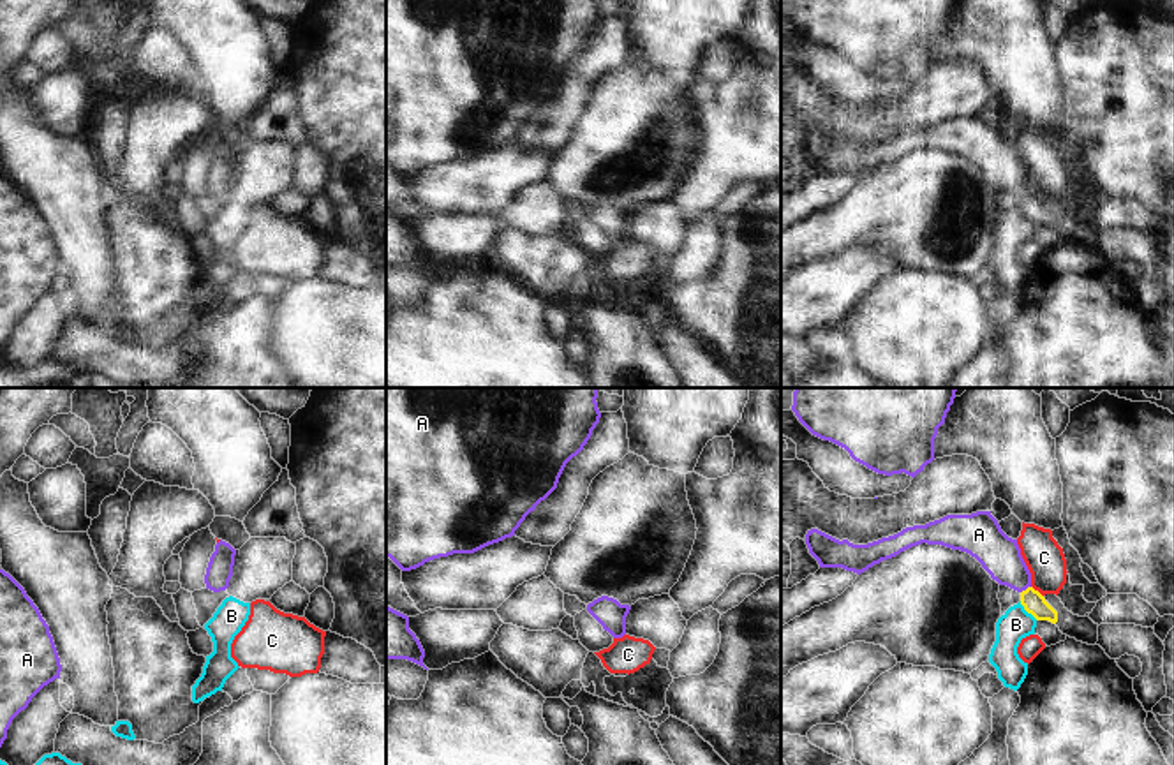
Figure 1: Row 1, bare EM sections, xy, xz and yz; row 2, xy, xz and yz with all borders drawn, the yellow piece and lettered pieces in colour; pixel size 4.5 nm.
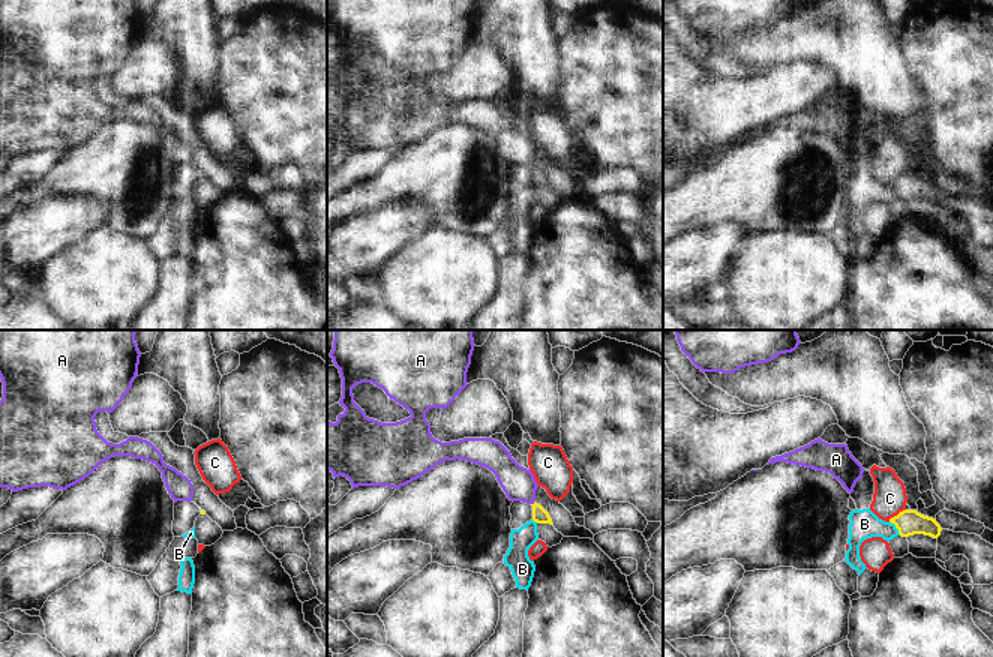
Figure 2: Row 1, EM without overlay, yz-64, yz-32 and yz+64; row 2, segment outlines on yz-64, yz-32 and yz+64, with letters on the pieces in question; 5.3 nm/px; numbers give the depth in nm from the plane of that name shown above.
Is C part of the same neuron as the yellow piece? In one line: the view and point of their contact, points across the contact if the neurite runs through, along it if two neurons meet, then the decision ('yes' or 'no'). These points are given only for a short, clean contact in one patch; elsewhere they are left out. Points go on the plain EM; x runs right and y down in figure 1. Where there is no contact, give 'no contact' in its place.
meets yellow in yz at (1037, 196); border along yz (1032, 191), (1042, 201); no

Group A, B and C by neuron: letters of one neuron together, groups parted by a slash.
A / B / C

